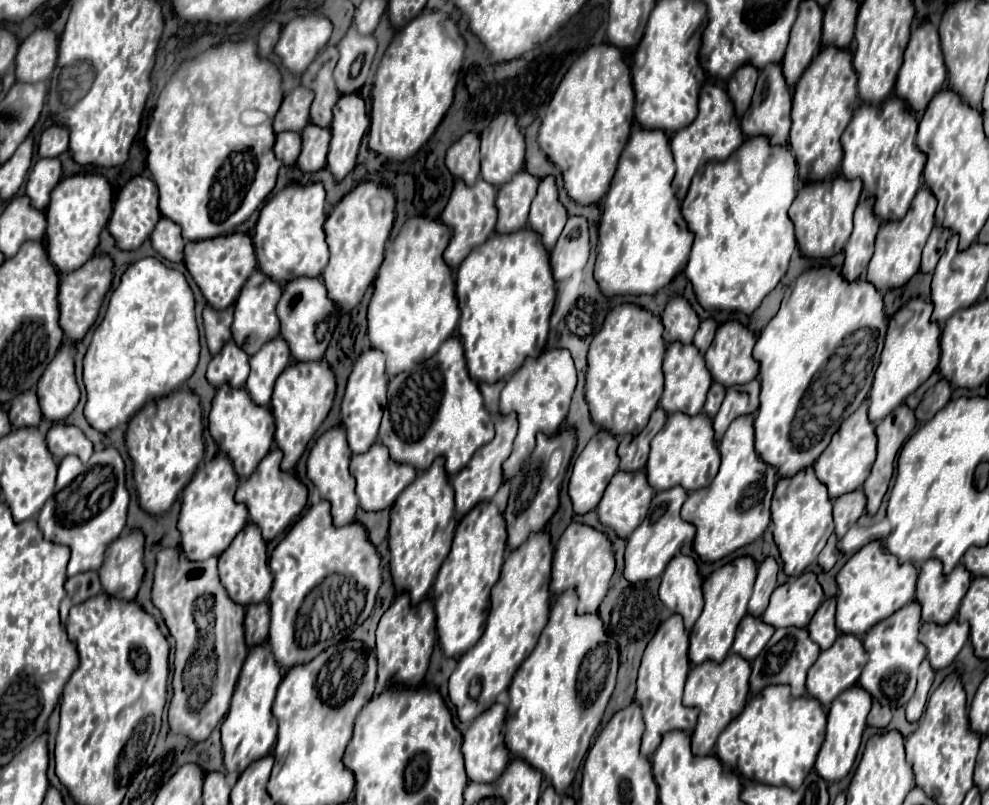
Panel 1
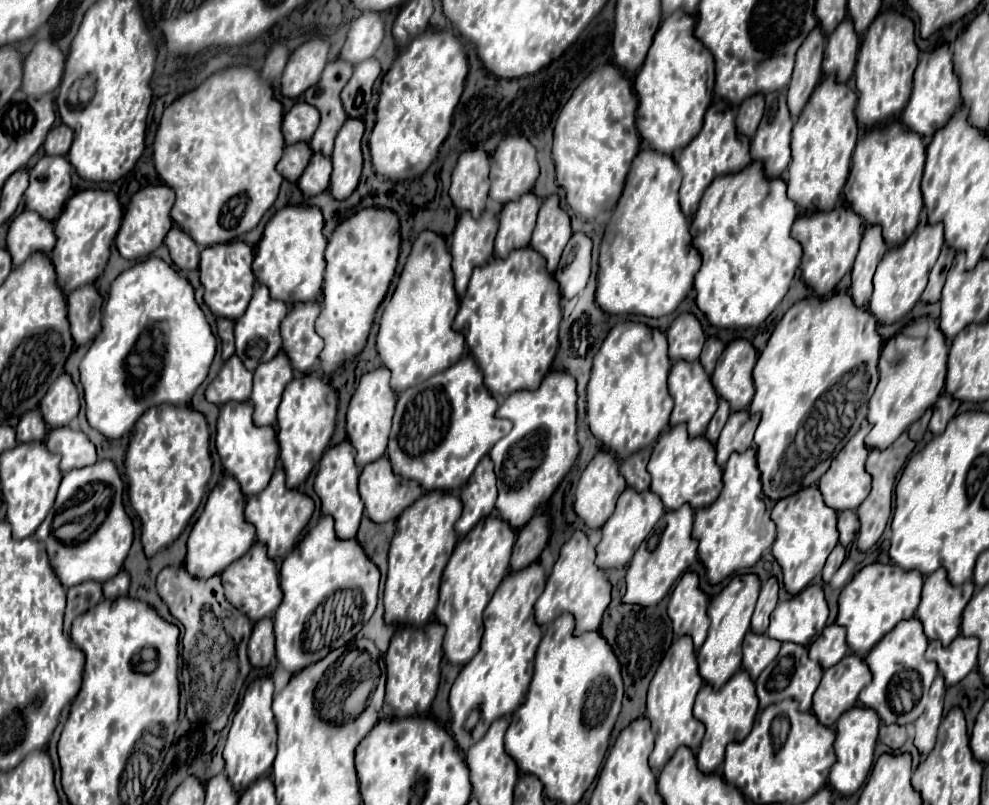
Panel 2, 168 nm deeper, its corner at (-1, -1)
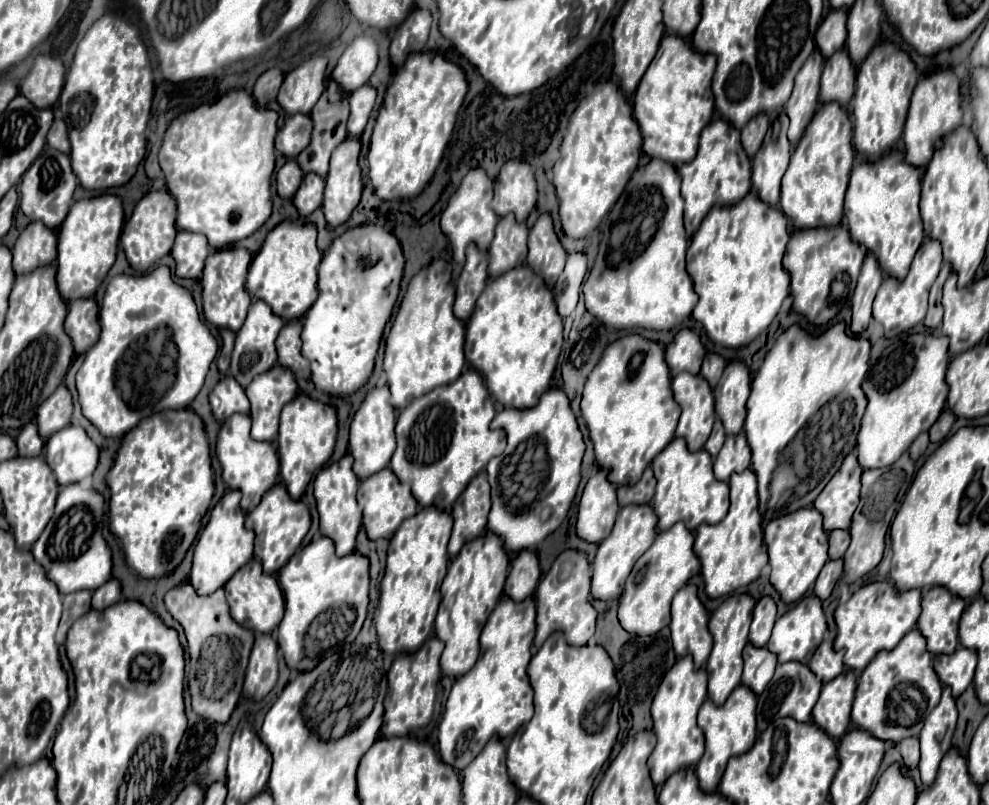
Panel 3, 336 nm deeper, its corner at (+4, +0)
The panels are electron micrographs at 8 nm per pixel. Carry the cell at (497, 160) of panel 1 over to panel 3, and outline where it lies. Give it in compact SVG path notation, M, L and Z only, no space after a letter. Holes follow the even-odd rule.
M510 159L494 179L492 209L498 215L514 213L518 221L526 219L536 207L536 179L532 165L524 159Z

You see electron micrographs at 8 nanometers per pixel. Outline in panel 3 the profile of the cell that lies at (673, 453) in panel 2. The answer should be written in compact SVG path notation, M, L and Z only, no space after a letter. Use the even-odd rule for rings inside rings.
M682 437L672 439L652 461L652 471L656 477L656 493L652 507L658 515L658 527L670 529L676 521L688 525L694 531L700 523L716 523L728 513L728 485L718 481L712 473L712 457L708 451L700 449L696 453L688 451Z

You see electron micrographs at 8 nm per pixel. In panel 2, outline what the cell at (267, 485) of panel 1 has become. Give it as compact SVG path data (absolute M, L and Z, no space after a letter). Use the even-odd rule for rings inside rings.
M277 468L269 486L261 494L251 496L245 506L245 520L257 528L257 540L265 546L269 558L273 558L273 560L285 558L291 552L299 534L311 520L311 514L313 514L313 500L309 496L301 494L299 490L289 490L285 486L283 468Z

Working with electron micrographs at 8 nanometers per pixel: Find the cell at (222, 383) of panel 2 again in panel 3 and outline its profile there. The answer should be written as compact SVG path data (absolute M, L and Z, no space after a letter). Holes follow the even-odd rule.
M224 375L208 395L214 417L222 423L232 413L250 413L250 403L244 387L236 383L232 375Z

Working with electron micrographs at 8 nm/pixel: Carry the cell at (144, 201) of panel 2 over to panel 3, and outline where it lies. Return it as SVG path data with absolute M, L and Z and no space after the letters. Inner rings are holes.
M150 191L134 207L132 217L124 223L120 245L126 253L128 263L138 271L148 271L158 259L170 253L176 237L176 201L168 191Z

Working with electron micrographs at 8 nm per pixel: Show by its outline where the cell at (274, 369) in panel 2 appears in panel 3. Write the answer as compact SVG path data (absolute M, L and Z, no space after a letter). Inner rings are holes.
M274 365L268 373L260 373L260 377L246 387L254 439L274 441L280 409L294 399L296 391L298 385L292 371L282 365Z

